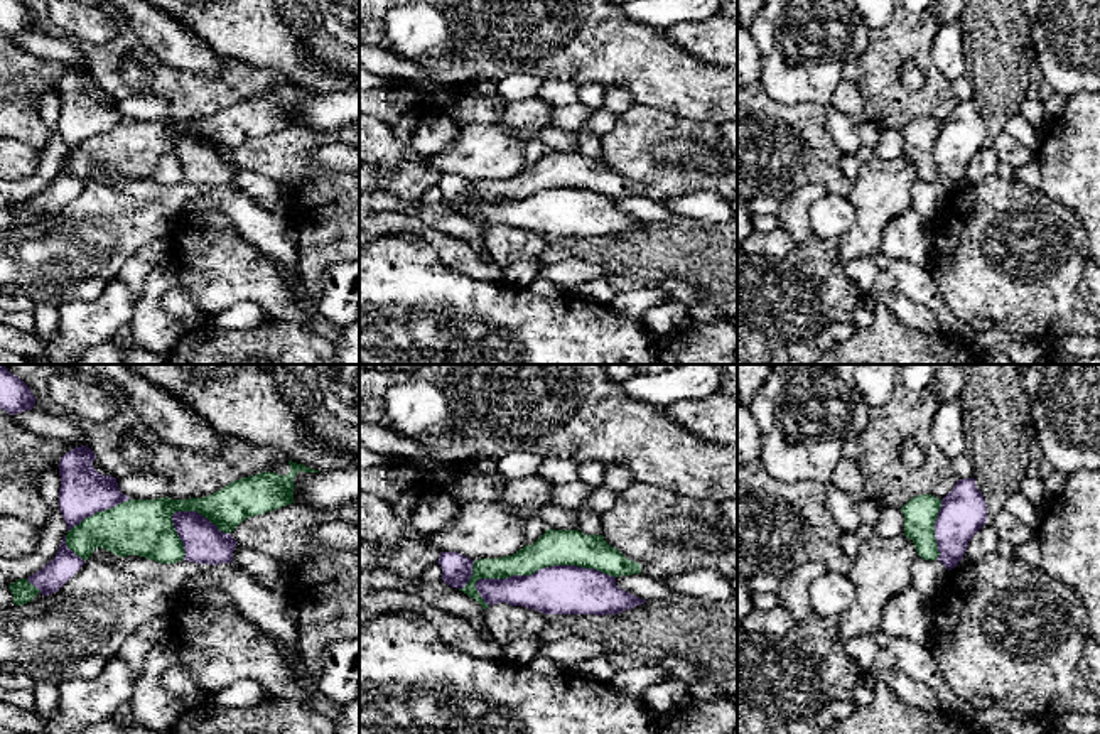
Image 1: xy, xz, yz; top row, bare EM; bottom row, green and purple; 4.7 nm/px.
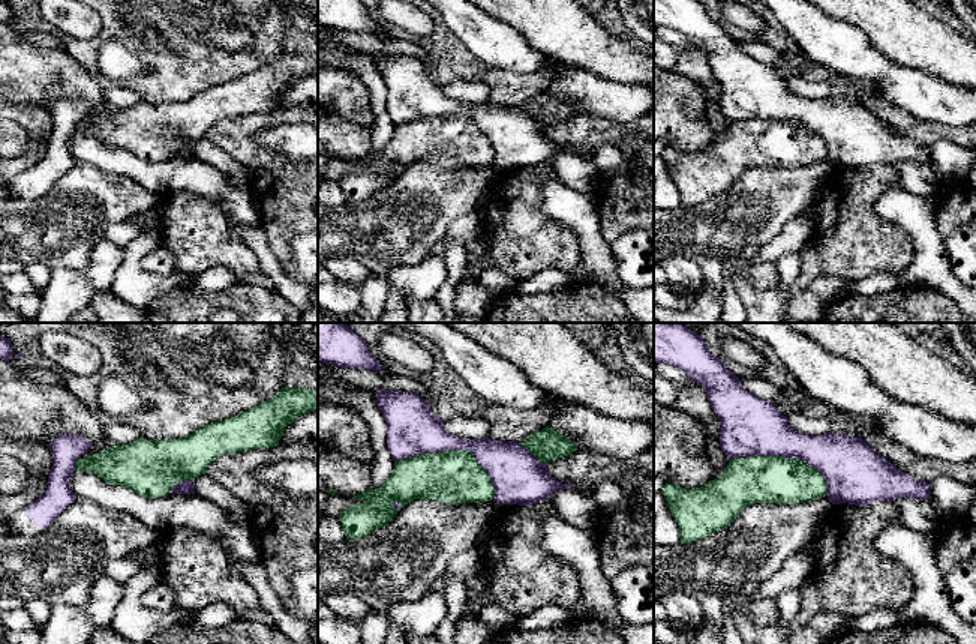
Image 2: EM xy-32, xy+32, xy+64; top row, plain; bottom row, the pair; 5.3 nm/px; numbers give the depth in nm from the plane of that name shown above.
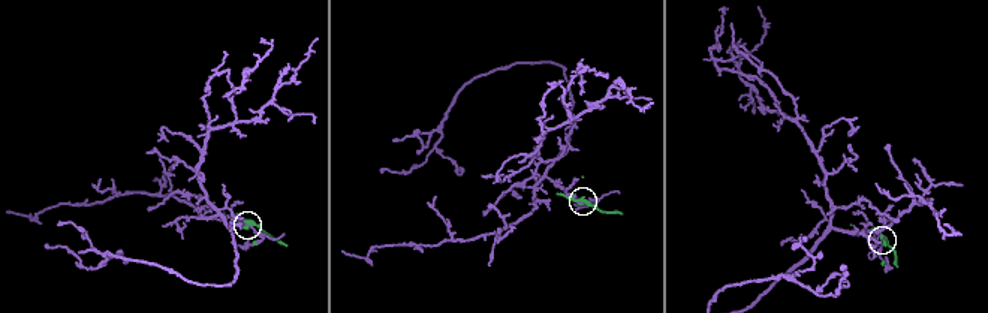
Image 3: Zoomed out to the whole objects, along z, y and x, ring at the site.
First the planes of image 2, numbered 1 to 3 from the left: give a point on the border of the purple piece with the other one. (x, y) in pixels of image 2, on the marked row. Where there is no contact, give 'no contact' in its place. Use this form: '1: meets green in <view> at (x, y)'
1: meets green in xy-32 at (179, 484)
2: meets green in xy+32 at (455, 451)
3: meets green in xy+64 at (786, 458)

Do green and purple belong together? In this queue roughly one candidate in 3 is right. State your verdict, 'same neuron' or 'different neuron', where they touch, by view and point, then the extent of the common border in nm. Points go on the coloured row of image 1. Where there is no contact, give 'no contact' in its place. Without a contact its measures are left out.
different neuron | xz (542, 567) | 650 nm

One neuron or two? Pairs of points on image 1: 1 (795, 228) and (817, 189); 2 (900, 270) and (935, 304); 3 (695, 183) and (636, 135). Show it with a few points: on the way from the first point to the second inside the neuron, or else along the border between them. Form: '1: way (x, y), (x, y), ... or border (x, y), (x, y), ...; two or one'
1: way (795, 218), (795, 210), (807, 198); one
2: way (908, 277), (927, 296); one
3: way (675, 183), (658, 183), (636, 161), (636, 156); one

